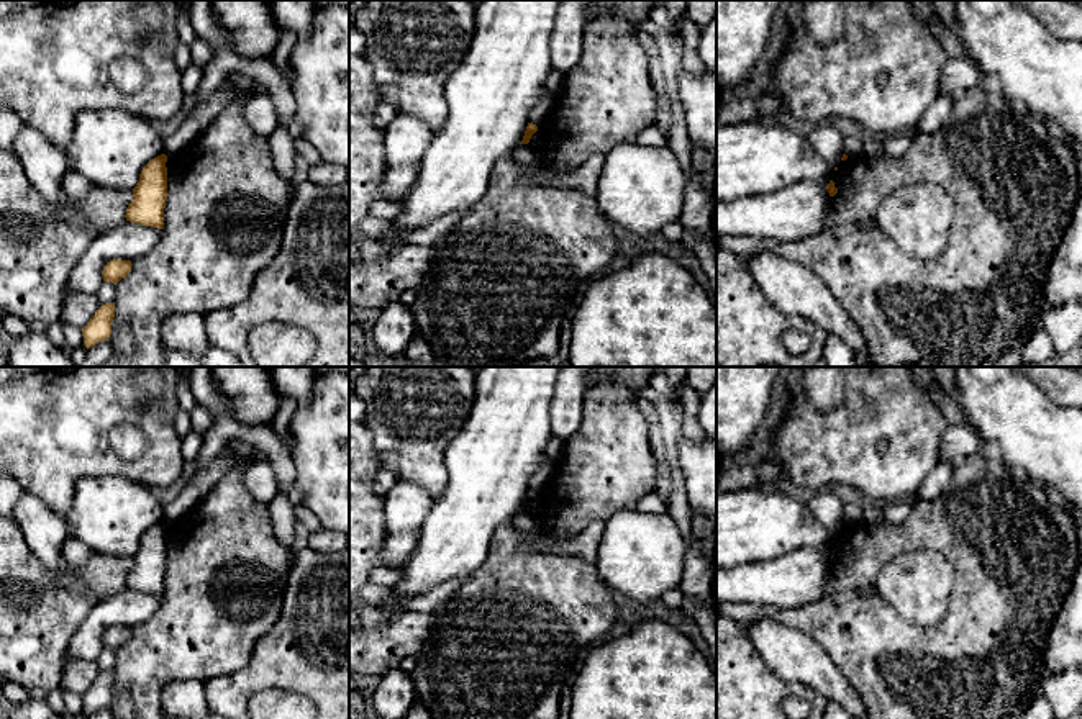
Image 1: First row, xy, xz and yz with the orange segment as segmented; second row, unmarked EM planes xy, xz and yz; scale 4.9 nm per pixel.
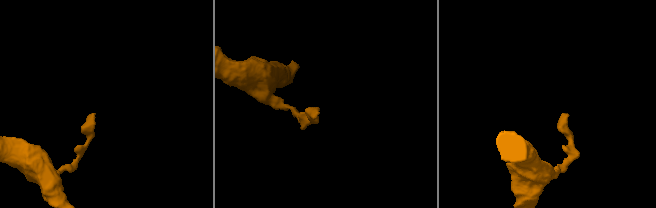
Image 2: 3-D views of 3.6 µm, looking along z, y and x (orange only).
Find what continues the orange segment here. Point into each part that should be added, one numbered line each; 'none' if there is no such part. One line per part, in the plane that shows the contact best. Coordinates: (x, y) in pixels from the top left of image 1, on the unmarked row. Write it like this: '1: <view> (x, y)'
none

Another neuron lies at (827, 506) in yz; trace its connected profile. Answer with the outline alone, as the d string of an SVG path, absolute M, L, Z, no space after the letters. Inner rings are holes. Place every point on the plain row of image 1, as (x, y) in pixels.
M828 488L816 490L808 508L831 534L841 529L844 504Z

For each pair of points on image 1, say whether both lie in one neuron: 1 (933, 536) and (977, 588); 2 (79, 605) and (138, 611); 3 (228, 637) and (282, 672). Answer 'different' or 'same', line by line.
1: same
2: different
3: different

